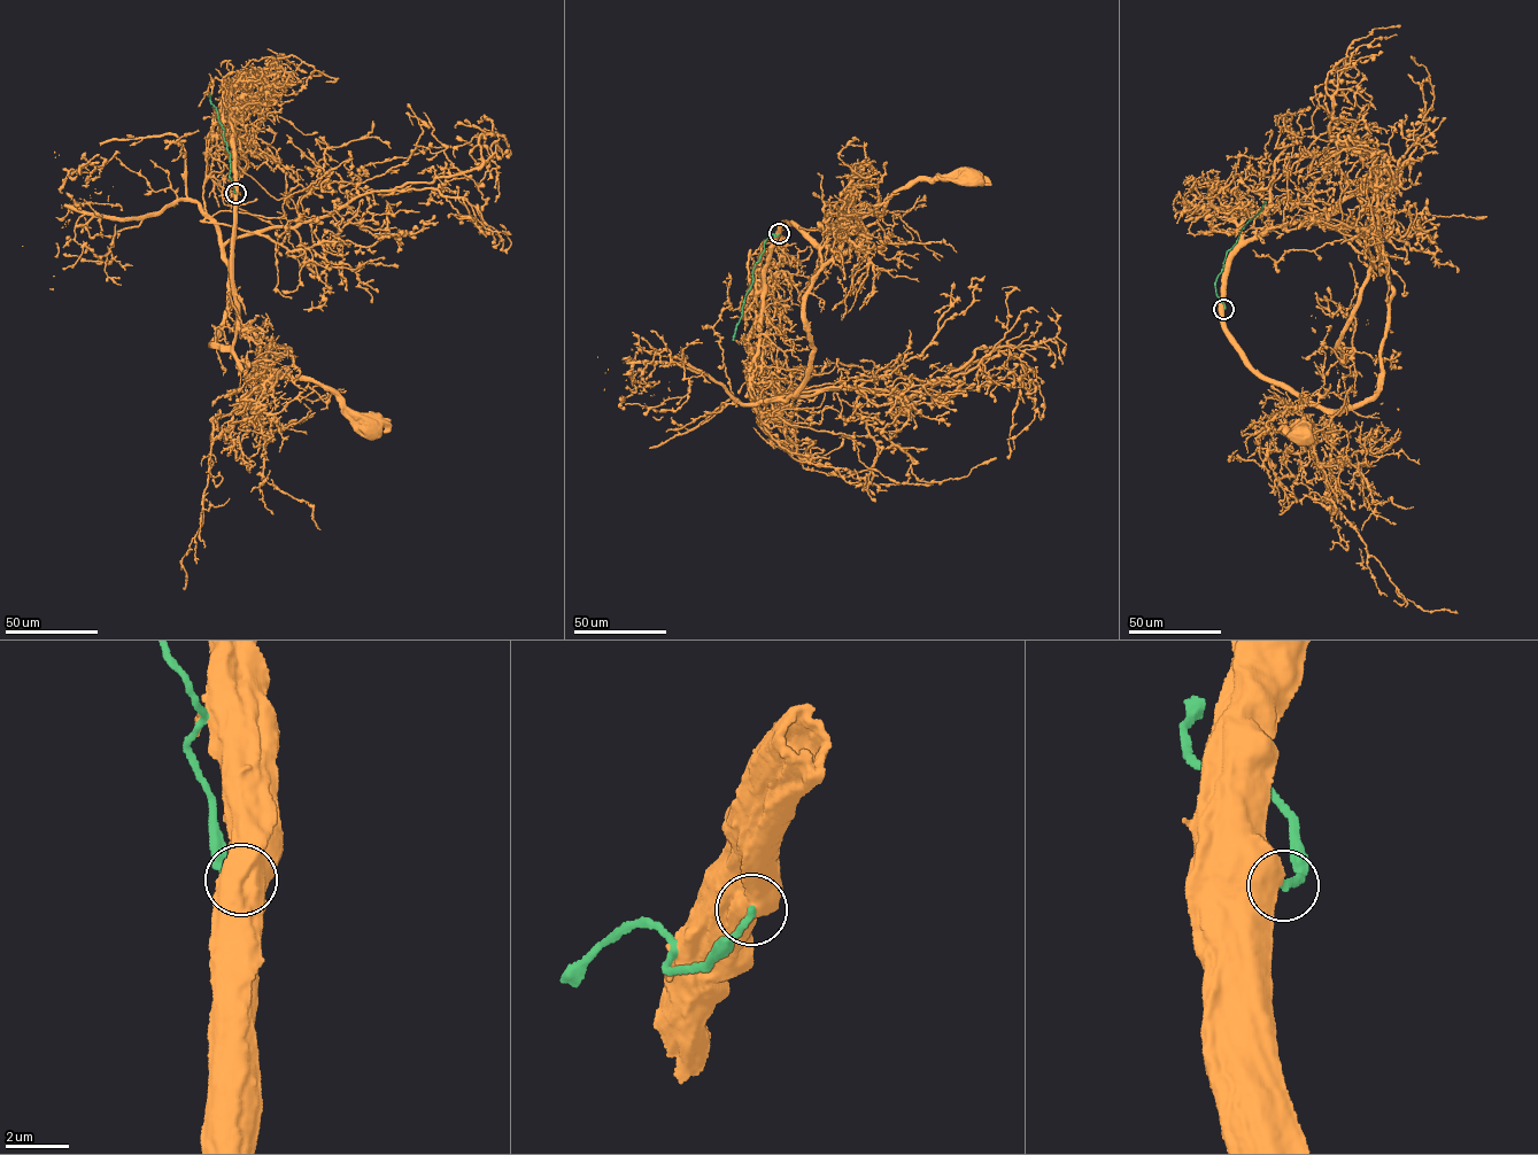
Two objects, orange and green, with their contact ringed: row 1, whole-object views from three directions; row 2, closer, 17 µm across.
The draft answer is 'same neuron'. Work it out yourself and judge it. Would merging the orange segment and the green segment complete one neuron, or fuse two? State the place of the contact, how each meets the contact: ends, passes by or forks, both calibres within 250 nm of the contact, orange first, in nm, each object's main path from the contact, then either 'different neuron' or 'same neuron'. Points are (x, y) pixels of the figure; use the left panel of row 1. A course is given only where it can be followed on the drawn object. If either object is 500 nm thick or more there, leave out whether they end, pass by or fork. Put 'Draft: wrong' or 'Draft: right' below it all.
(236, 193) | 750/200 nm | orange via (236, 193), (229, 265), (237, 362), (255, 379), (281, 373), (317, 382), (347, 407), (364, 413), (373, 427) | green via (236, 193), (230, 176), (230, 153), (208, 93) | different neuron
Draft: wrong

